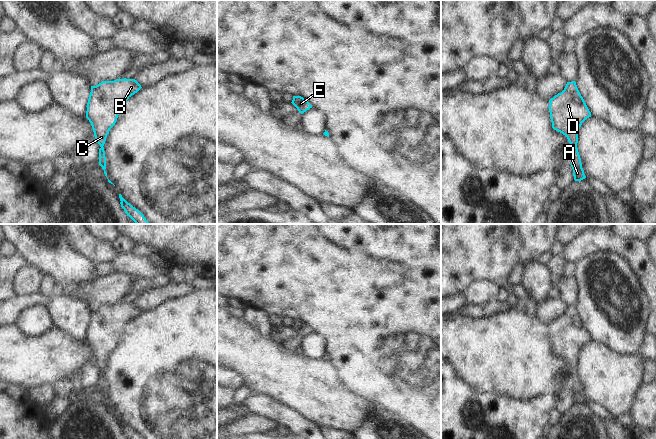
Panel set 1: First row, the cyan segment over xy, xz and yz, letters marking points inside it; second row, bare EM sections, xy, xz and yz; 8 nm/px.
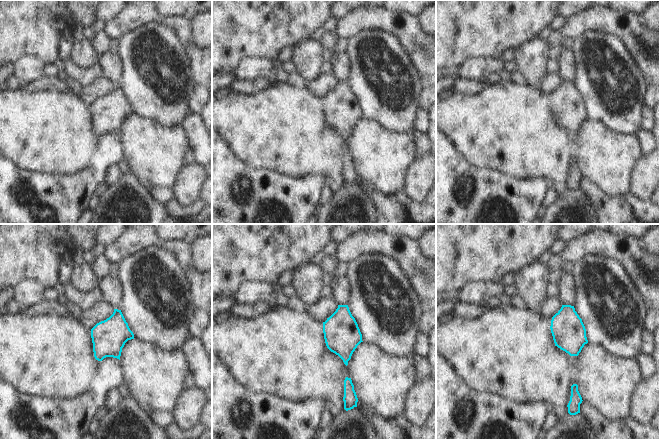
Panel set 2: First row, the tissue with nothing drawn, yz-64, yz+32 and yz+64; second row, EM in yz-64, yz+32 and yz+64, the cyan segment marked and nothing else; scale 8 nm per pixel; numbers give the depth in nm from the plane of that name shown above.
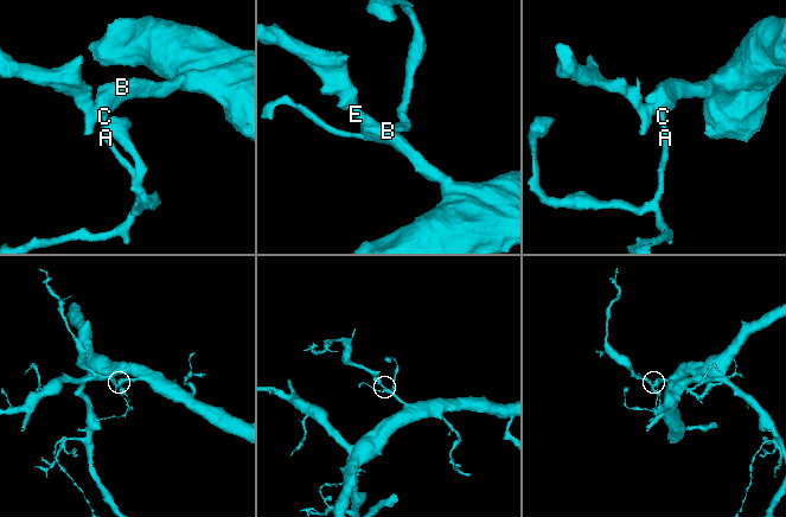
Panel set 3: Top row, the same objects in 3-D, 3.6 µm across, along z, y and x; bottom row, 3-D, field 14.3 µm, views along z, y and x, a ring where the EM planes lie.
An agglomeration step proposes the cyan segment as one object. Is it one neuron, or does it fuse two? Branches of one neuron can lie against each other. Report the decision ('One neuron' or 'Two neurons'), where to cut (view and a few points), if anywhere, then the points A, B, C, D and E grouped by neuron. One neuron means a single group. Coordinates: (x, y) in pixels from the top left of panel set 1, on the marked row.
One neuron. No split. Groups: A B C D E

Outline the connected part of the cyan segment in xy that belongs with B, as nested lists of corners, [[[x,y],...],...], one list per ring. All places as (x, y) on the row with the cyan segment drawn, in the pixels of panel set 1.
[[[116,79],[102,81],[91,86],[87,103],[86,118],[91,123],[95,139],[100,145],[99,165],[107,177],[104,144],[110,129],[115,125],[125,102],[141,89],[135,79]]]

